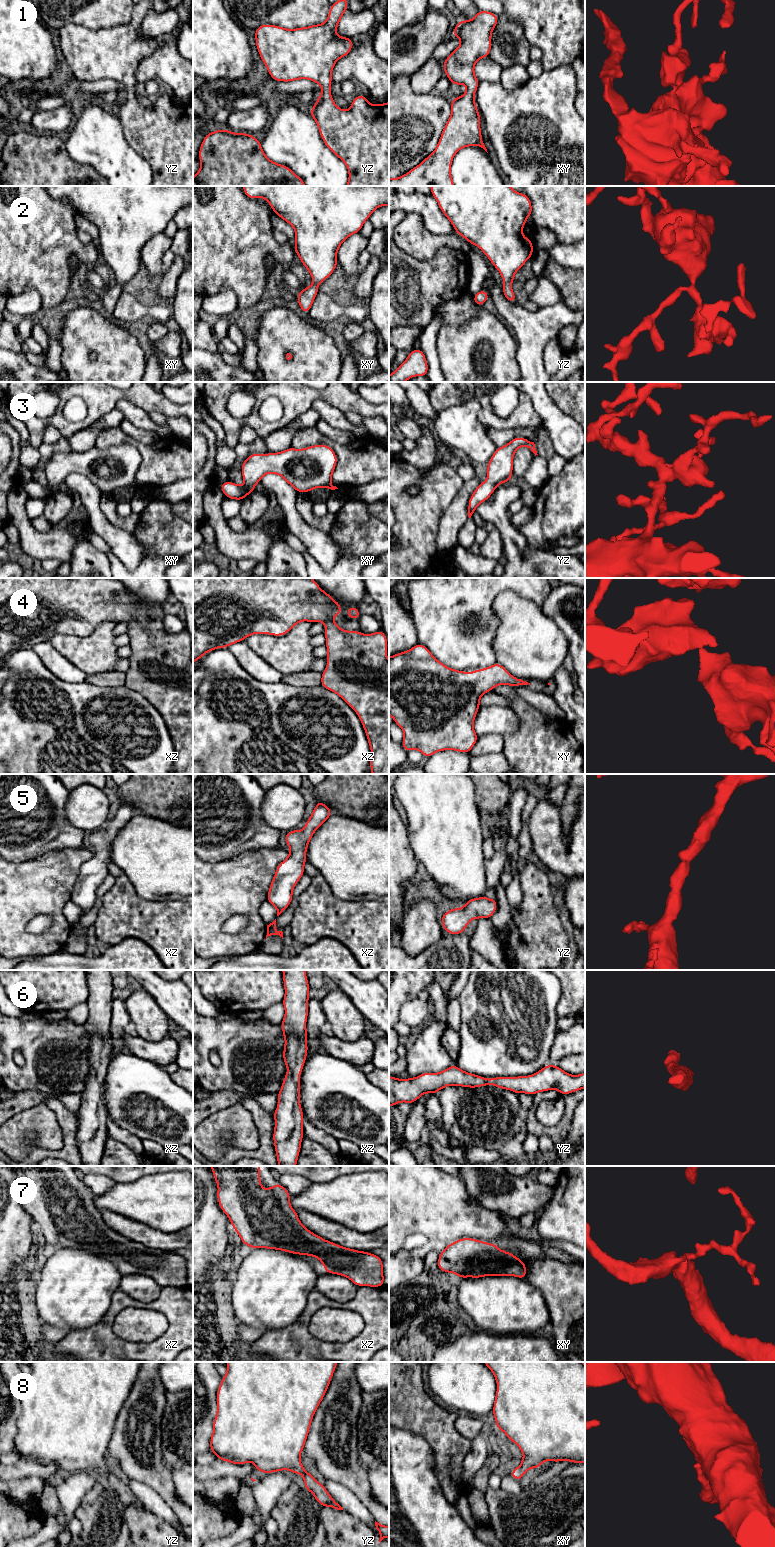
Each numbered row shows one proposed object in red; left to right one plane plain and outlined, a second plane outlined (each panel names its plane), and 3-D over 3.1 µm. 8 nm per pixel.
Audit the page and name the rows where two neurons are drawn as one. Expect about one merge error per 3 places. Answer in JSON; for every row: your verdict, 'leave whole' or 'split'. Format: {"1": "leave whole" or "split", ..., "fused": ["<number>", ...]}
{"1": "leave whole", "2": "leave whole", "3": "leave whole", "4": "leave whole", "5": "leave whole", "6": "leave whole", "7": "leave whole", "8": "leave whole", "fused": []}

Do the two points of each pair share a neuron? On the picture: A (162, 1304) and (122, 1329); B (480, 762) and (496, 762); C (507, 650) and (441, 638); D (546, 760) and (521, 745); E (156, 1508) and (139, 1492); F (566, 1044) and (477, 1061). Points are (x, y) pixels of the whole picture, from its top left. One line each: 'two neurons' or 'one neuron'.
A: two neurons
B: one neuron
C: two neurons
D: one neuron
E: one neuron
F: two neurons

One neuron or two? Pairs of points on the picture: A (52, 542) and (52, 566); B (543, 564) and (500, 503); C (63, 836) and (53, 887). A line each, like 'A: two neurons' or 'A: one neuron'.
A: two neurons
B: one neuron
C: two neurons

